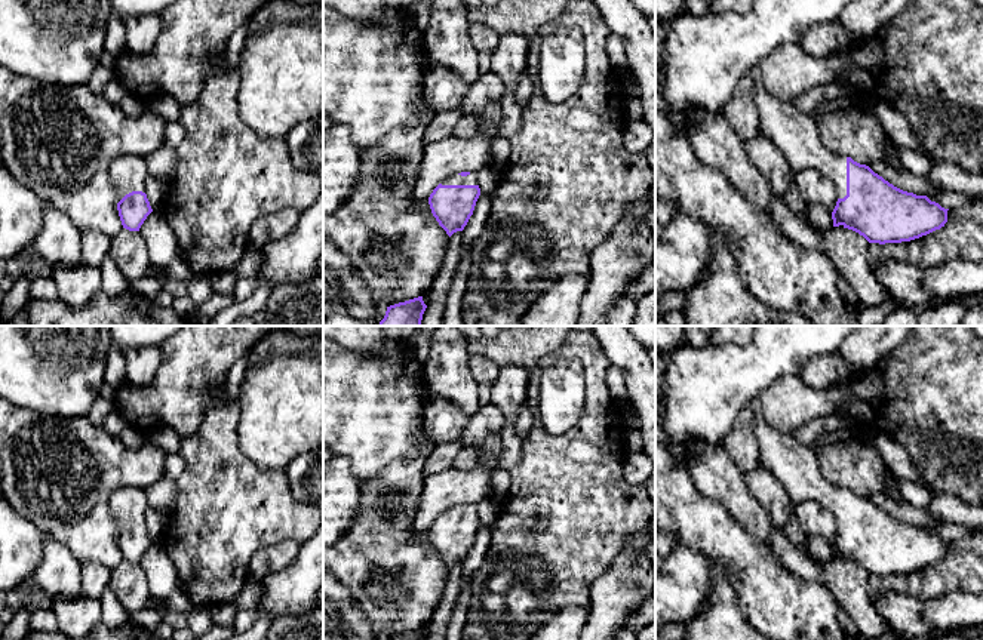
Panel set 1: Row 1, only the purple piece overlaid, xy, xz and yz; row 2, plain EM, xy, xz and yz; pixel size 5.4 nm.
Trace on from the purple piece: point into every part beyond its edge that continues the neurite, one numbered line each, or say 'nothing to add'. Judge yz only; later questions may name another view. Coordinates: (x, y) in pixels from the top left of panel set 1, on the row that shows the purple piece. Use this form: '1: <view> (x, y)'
1: yz (795, 132)

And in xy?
1: xy (128, 172)

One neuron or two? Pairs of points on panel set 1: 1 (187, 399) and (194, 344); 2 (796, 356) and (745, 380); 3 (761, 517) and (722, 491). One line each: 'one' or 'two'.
1: one
2: one
3: one

